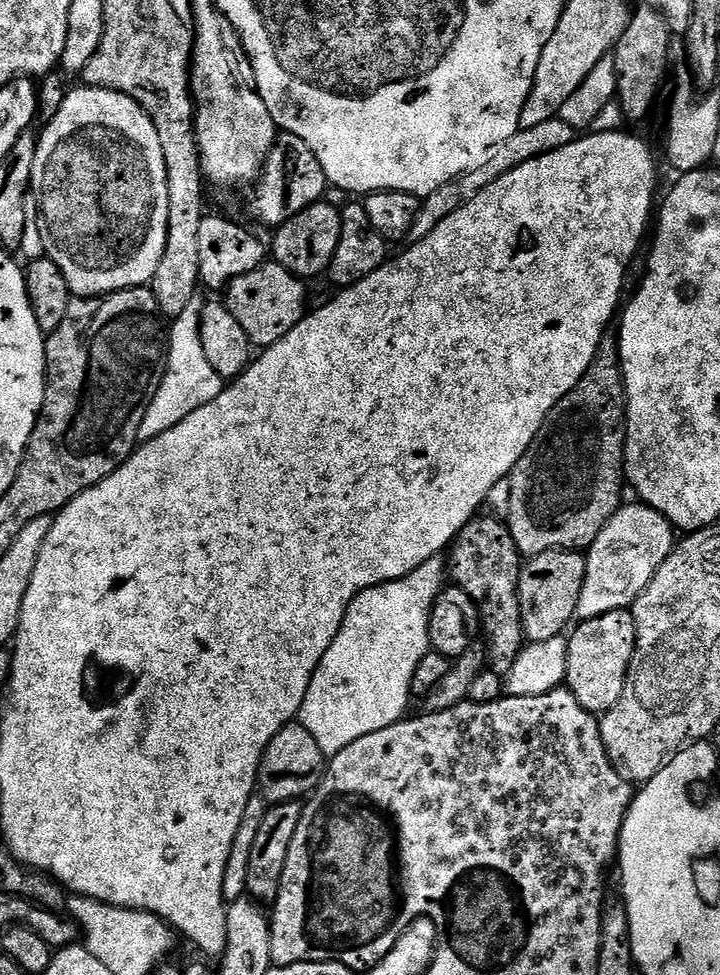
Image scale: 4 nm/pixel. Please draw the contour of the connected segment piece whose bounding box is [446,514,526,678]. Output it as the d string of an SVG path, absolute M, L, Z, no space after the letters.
M484 515L473 518L456 537L450 548L452 557L449 555L446 560L446 569L451 583L461 588L480 609L480 622L486 629L486 636L488 632L487 667L506 678L526 646L518 594L522 557L507 523L495 515Z

